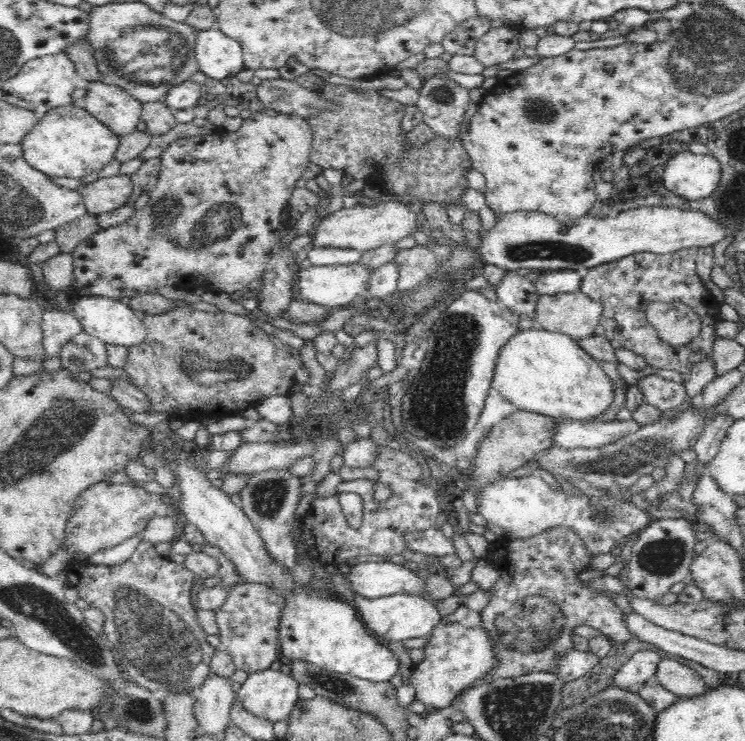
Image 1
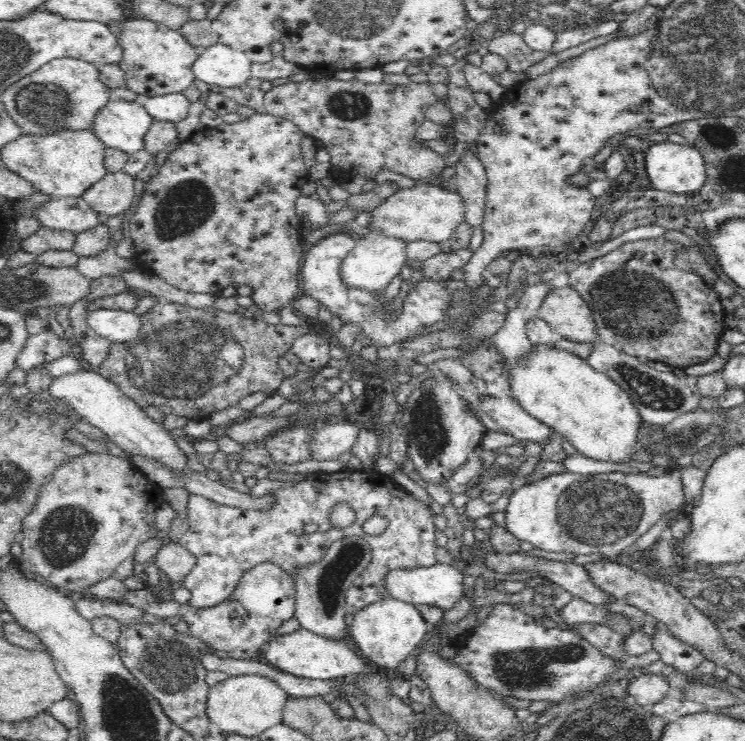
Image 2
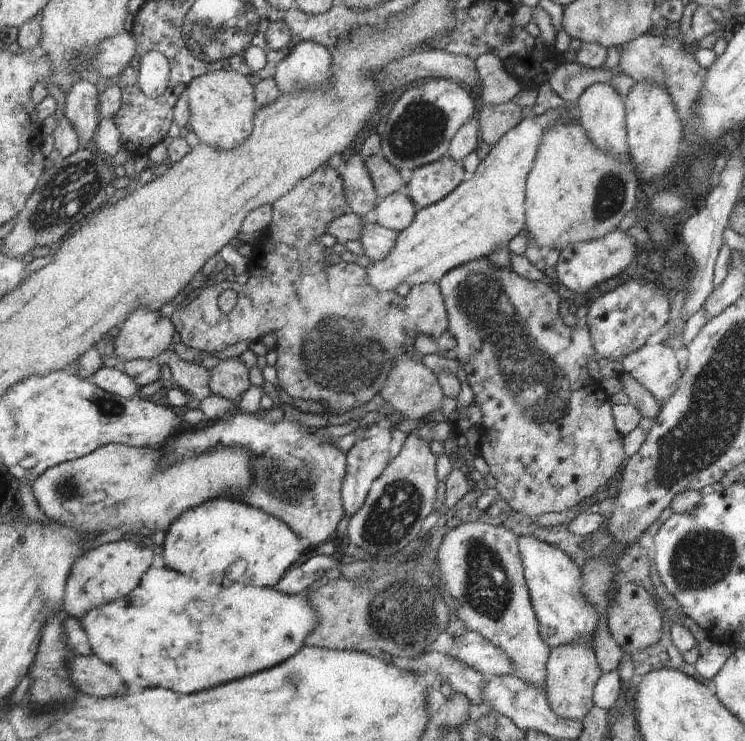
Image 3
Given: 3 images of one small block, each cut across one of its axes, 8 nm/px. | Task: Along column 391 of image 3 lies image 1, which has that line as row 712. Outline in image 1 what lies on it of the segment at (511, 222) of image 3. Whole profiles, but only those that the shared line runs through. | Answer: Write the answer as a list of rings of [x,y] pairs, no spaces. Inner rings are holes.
[[[275,669],[250,673],[235,693],[252,714],[272,722],[284,720],[299,701],[299,683]]]

